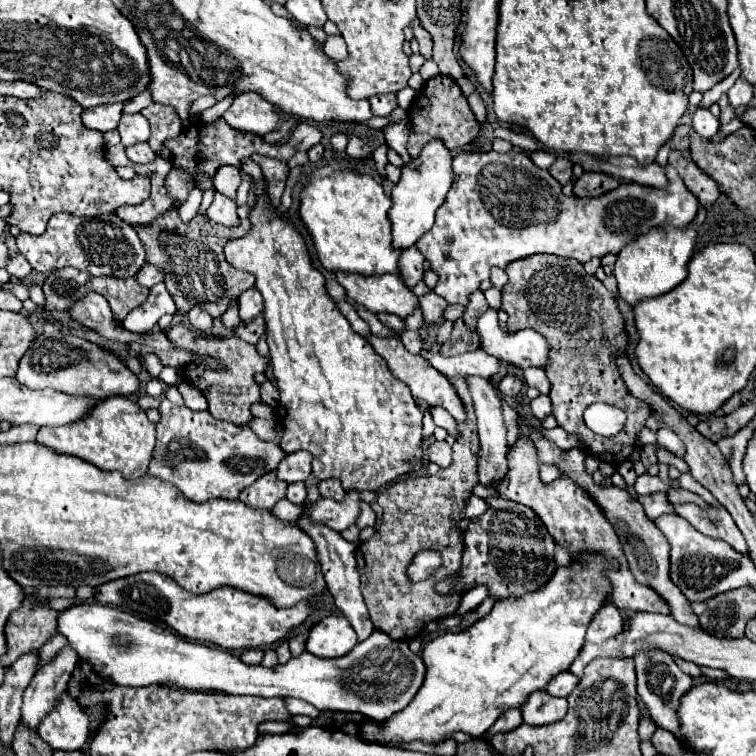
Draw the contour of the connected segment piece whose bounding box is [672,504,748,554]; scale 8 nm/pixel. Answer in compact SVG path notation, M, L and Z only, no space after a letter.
M672 504L672 508L674 508L674 514L686 518L698 532L710 538L728 542L740 554L748 554L746 540L726 508L722 506L708 506L708 508L696 506L694 508L694 504Z

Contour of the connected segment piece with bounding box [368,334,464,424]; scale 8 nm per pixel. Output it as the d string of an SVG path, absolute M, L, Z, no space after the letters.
M398 334L388 336L388 338L368 336L368 342L370 342L372 348L376 350L376 354L384 358L384 362L386 362L386 366L390 368L392 376L398 378L400 382L404 382L404 384L408 386L408 390L410 390L410 394L414 396L414 400L424 402L424 404L428 404L428 406L442 406L444 410L448 410L448 412L454 416L454 420L456 420L458 424L460 424L460 420L464 420L464 408L460 408L460 398L456 398L450 380L448 380L446 376L442 376L438 370L434 370L434 368L428 364L428 360L422 358L420 354L418 354L418 356L410 354L410 352L404 348L404 344L402 344L402 340L400 340Z

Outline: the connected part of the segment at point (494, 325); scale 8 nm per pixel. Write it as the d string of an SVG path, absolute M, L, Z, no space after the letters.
M488 308L478 324L476 332L480 336L480 348L488 352L490 356L502 360L504 364L518 366L522 370L530 366L540 366L548 362L548 342L530 330L518 330L518 332L504 332L498 324L496 310Z

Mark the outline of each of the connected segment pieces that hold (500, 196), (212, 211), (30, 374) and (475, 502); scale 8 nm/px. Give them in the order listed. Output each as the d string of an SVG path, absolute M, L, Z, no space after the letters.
M460 152L452 160L454 184L444 204L436 210L434 226L416 242L416 248L430 262L438 274L434 292L448 304L468 304L468 296L478 290L482 280L490 278L490 268L506 268L514 260L534 254L554 254L562 258L576 258L588 262L592 256L602 258L612 252L618 254L638 234L654 226L672 224L686 226L698 212L698 200L684 188L678 172L668 164L668 188L644 188L640 184L622 184L600 198L566 198L562 186L550 176L548 170L536 168L528 154L498 154L498 152Z
M216 192L214 196L214 202L212 206L208 208L208 218L214 220L216 224L222 224L222 226L238 226L240 220L238 220L238 214L236 214L236 204L234 200L222 196Z
M52 324L44 326L44 332L30 344L28 352L20 358L16 380L32 390L52 388L74 396L92 396L106 400L110 396L130 396L138 390L138 378L126 368L126 364L88 340L76 336L62 336Z
M470 496L466 498L466 508L462 512L462 518L476 518L482 516L486 512L486 502L478 496Z

